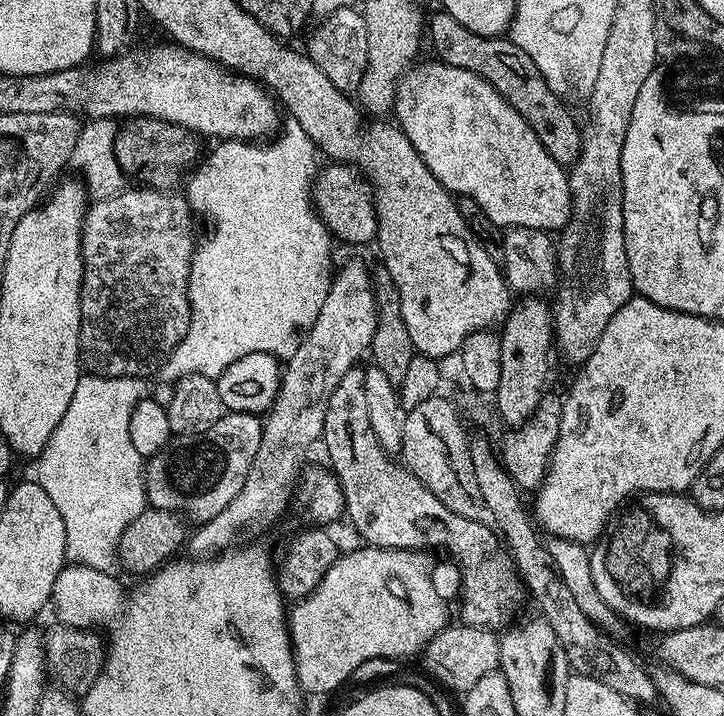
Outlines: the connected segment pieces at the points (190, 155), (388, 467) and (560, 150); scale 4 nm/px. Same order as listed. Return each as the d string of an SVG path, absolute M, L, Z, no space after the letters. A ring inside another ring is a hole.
M153 118L129 120L132 121L121 126L120 133L115 133L112 142L112 154L116 158L116 167L121 173L128 175L129 172L130 175L137 176L140 179L137 181L141 185L153 190L175 189L172 187L179 182L180 175L184 171L187 173L197 163L195 142L187 140L192 138L186 135L185 129L166 120Z
M363 371L347 372L342 382L338 382L334 394L330 394L322 442L327 446L334 468L332 472L340 486L346 516L348 512L353 526L367 545L408 551L445 546L457 560L460 569L450 562L437 567L435 565L431 569L432 585L445 602L450 602L456 594L461 594L460 618L464 623L468 618L467 604L472 604L472 600L467 600L465 596L472 596L472 584L467 587L463 587L463 584L480 576L480 564L484 564L484 548L494 548L496 544L492 536L493 529L488 524L487 527L485 521L462 518L447 509L401 461L388 458L388 450L378 442L370 424Z
M443 10L437 12L438 14L430 24L430 38L437 54L435 57L441 63L454 66L455 69L468 70L468 72L478 75L488 84L494 86L502 94L507 104L513 106L514 110L518 110L522 118L526 119L527 124L538 135L538 140L542 142L542 146L546 148L546 152L555 161L558 161L565 168L575 164L580 156L583 140L581 127L578 126L575 118L564 106L565 101L545 82L545 78L540 71L528 63L528 58L521 49L507 37L474 34L472 30L466 29L466 26L463 26L462 23L450 18L448 12Z

